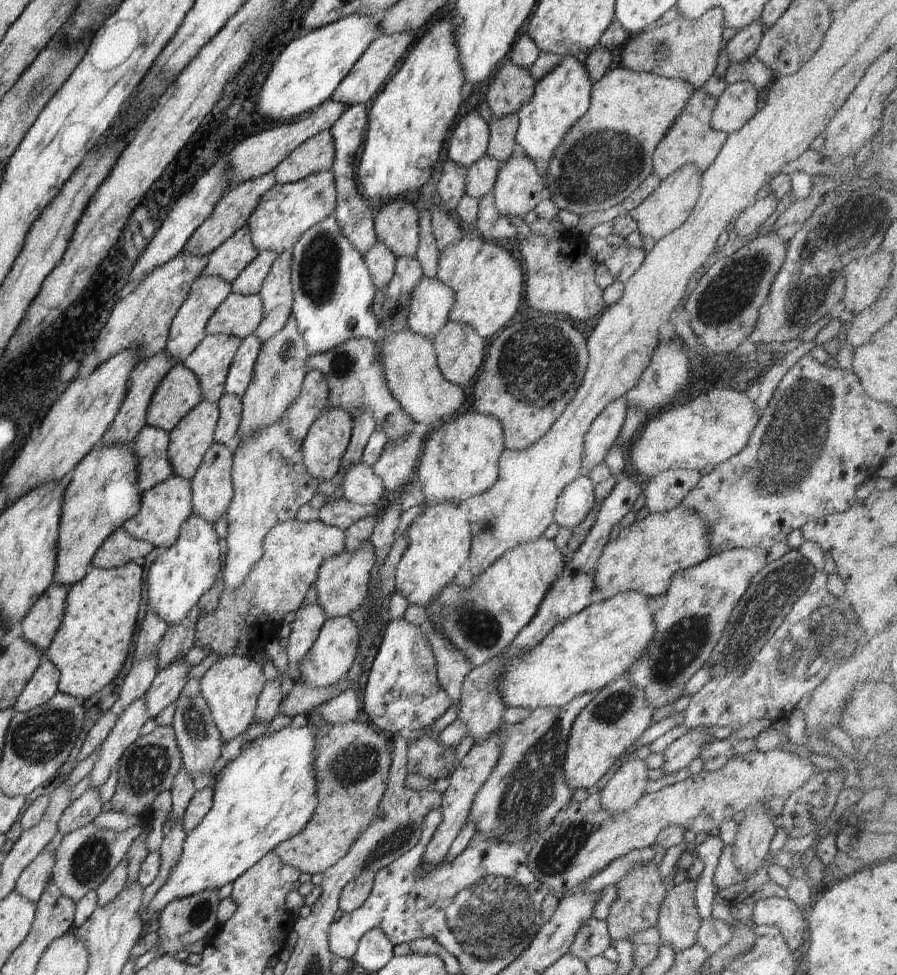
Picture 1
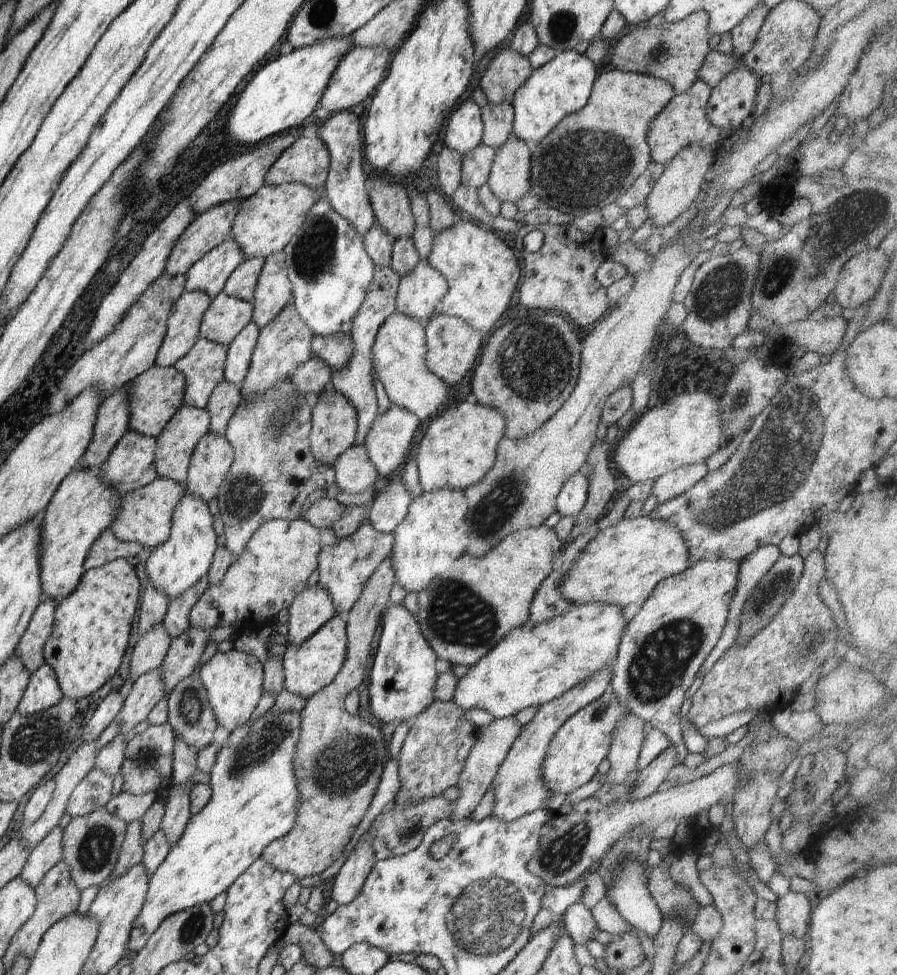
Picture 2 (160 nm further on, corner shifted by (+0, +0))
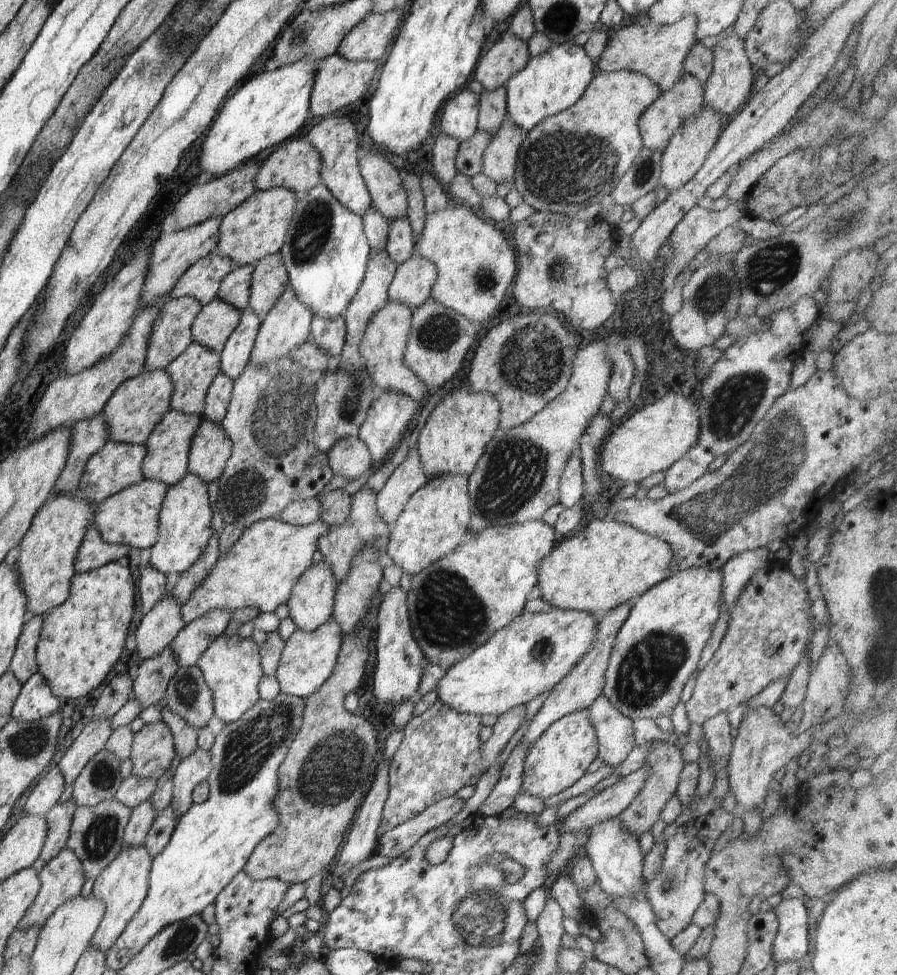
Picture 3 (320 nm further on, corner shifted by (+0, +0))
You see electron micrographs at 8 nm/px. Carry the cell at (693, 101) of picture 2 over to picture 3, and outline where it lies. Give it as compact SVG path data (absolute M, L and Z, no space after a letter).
M686 72L682 73L674 86L670 90L662 91L658 98L655 98L654 102L651 102L650 106L647 106L640 115L638 126L643 146L662 152L668 146L674 130L687 118L697 115L697 112L704 106L704 93L705 87L695 76Z

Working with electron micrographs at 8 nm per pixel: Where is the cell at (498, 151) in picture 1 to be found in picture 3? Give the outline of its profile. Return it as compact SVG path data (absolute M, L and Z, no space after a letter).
M506 87L495 88L494 90L484 89L479 94L479 113L477 130L486 131L492 136L504 120L507 113Z

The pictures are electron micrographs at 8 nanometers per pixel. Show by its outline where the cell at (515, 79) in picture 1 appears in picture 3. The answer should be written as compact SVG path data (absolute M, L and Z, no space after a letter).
M509 30L504 31L488 52L480 55L474 78L484 89L494 90L522 70L530 57L528 42L514 36Z

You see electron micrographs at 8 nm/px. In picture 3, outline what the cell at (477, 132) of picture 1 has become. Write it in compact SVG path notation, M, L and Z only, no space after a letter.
M462 89L443 104L440 114L441 132L460 142L469 139L478 128L479 97L470 89Z

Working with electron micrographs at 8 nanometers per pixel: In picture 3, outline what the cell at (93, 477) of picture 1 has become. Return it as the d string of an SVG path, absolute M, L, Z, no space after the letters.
M50 496L44 505L38 510L32 524L28 527L24 538L20 541L20 555L14 566L17 577L21 581L23 593L26 595L26 610L28 617L42 617L53 608L60 606L67 598L70 592L71 578L75 575L74 561L78 547L84 538L86 527L94 522L97 506L90 500L79 498L78 496Z

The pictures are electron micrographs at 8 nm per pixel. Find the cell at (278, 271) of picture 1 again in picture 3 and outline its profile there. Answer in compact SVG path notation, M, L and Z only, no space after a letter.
M280 252L266 256L255 264L250 286L250 309L264 317L288 288L289 279Z

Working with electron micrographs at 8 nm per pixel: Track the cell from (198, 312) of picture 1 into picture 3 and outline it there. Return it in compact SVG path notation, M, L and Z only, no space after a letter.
M181 297L168 299L158 318L152 324L152 332L150 332L150 340L148 340L148 350L146 350L145 371L153 372L157 369L166 369L190 344L192 339L192 324L198 316L202 306L196 298Z

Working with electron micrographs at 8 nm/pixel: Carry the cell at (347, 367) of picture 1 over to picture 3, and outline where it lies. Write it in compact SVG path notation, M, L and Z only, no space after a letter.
M314 316L311 322L311 338L329 357L341 355L346 340L346 326L342 316L324 320Z

